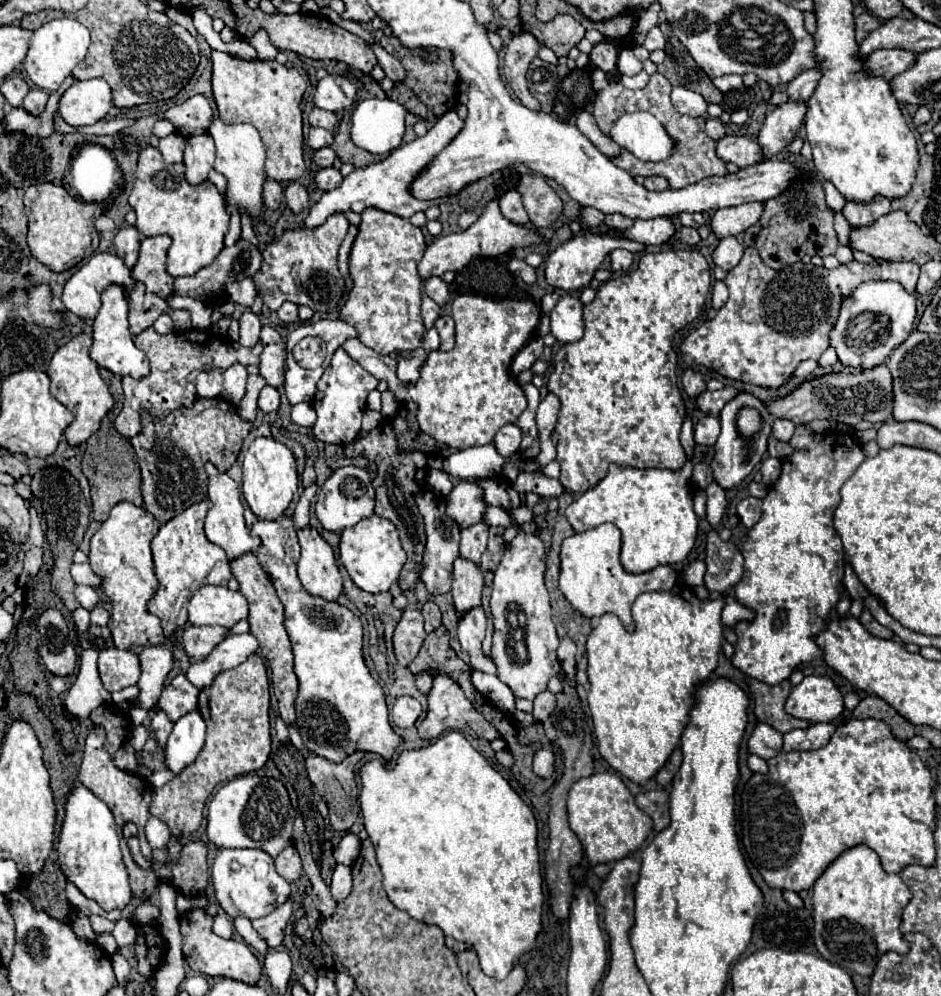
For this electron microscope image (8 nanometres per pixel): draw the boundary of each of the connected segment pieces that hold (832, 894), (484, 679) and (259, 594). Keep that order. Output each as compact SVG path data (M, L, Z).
M859 844L845 850L811 888L813 938L819 954L841 968L871 976L885 952L909 952L909 944L899 932L901 912L909 900L911 892L899 874L887 874L879 864L879 856L869 846Z
M473 670L473 672L471 672L471 682L473 682L473 686L475 686L493 706L497 706L497 708L503 710L503 712L511 712L511 714L515 712L515 708L513 708L515 696L513 696L513 692L511 692L497 676L491 676L491 674Z
M245 554L237 560L231 560L231 572L239 582L241 594L249 600L249 626L251 626L249 632L259 640L261 652L271 666L271 684L273 684L273 692L279 700L279 714L285 720L285 724L295 726L295 698L299 692L299 680L293 672L293 650L291 650L291 640L289 640L289 634L285 628L283 604L275 592L271 578L259 566L255 554Z

